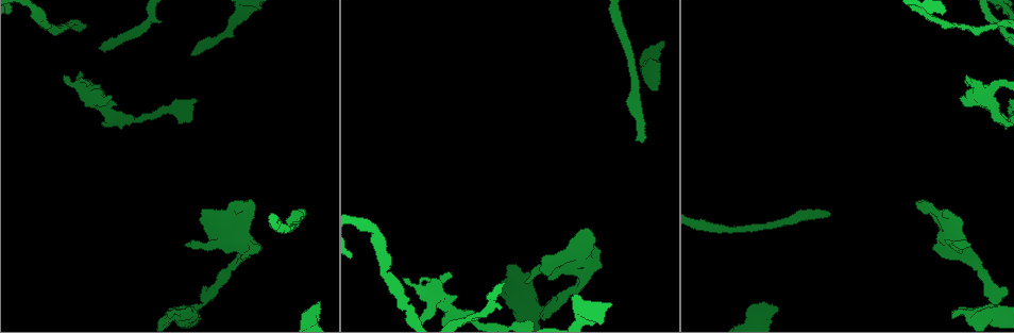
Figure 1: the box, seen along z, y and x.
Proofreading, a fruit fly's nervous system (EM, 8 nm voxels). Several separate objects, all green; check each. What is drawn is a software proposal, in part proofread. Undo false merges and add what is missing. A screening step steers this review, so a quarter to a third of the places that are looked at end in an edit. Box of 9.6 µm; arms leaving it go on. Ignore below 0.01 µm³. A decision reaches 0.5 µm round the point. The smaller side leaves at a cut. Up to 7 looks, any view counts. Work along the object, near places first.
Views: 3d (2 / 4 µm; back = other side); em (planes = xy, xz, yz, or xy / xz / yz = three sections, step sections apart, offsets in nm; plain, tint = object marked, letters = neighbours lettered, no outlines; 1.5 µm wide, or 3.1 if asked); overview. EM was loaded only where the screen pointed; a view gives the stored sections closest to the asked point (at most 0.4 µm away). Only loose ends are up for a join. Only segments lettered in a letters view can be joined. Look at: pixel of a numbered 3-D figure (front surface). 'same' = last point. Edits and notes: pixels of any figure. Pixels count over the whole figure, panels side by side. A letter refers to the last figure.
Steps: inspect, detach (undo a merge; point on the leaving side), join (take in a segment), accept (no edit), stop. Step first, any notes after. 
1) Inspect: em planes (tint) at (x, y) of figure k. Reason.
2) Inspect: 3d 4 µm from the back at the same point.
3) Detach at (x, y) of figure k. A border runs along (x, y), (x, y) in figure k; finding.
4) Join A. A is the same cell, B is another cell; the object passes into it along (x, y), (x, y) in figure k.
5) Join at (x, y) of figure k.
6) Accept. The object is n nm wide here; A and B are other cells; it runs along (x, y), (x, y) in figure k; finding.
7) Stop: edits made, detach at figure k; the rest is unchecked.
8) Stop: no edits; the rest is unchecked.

Inspect: 3d 2 µm at (451, 273) of figure 1. Branch stops here.

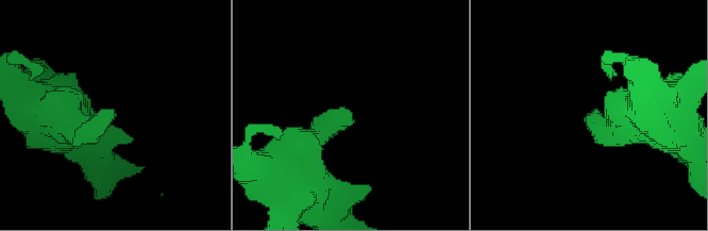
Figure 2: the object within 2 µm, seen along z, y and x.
Inspect: em planes (tint) at (112, 117) of figure 2.

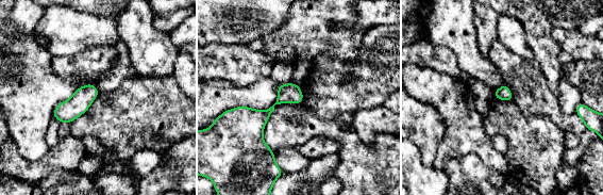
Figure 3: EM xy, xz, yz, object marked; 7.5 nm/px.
Inspect: em planes (letters) at the same point. See the neighbours.

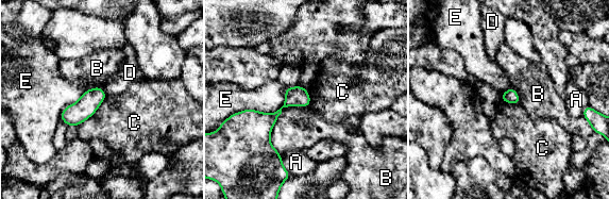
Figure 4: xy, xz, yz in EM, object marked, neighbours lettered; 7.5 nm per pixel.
Accept. The longest contact is with E, 460 nm; A, B, C, D and E are other cells; no lettered segment goes on from it.

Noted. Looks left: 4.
Inspect: 3d 4 µm at (69, 23) of figure 1. A narrow waist.

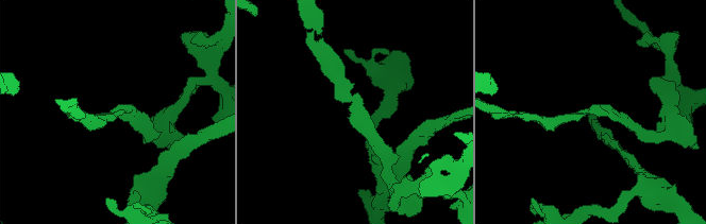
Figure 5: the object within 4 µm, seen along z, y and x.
Inspect: em planes (tint) at (588, 113) of figure 5. Now the EM.

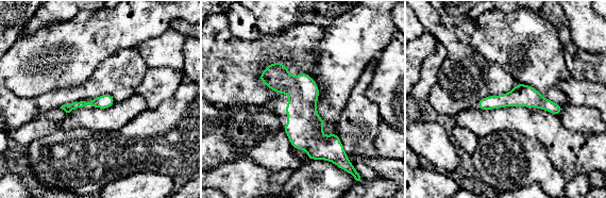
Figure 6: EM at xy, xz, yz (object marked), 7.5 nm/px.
Inspect: em planes (letters) at the same point. See the neighbours.

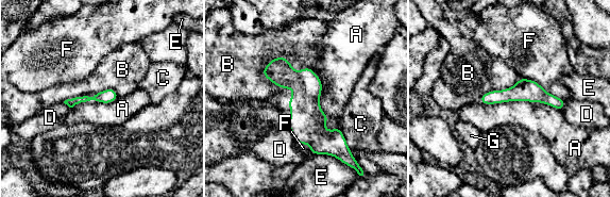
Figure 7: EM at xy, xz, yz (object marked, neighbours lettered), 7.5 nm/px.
Accept. A, B, C, D, E, F and G are other cells; it runs along (275, 61), (339, 151) in figure 7; continuous, no second cell.

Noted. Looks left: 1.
Stop: no edits; the rest is unchecked.

